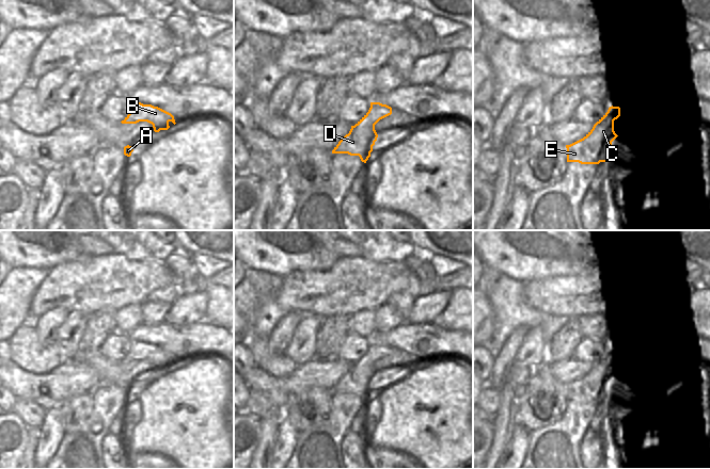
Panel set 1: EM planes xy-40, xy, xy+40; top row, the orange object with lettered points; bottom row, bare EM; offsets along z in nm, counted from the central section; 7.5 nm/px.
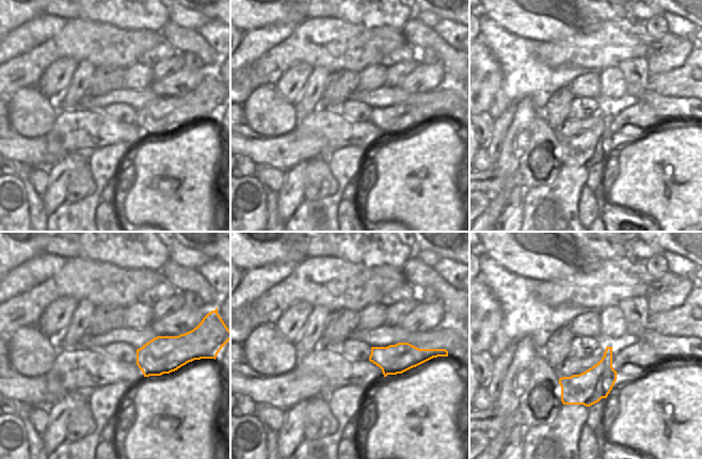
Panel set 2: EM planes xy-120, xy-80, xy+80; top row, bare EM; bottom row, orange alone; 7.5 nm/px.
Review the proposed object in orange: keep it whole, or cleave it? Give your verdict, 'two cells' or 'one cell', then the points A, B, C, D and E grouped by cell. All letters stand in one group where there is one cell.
one cell; A B C D E

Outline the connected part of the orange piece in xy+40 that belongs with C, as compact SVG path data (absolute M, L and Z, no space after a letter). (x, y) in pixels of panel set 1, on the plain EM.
M610 345L583 377L566 384L567 401L599 403L609 400L612 381L618 375L614 370L614 359L619 355L620 346Z

